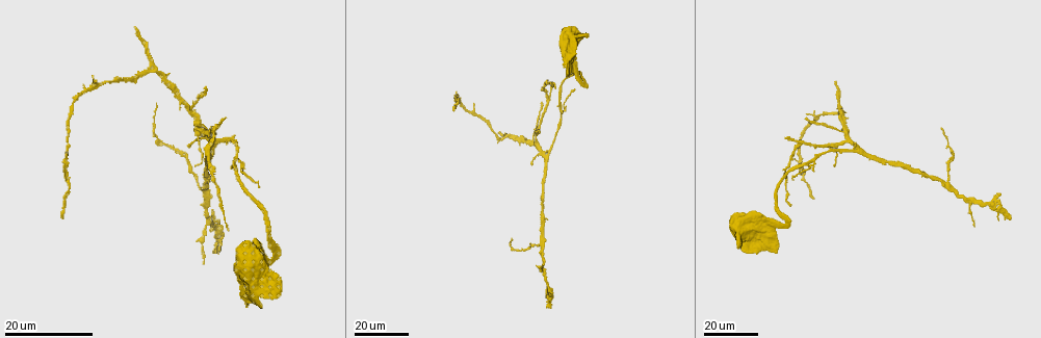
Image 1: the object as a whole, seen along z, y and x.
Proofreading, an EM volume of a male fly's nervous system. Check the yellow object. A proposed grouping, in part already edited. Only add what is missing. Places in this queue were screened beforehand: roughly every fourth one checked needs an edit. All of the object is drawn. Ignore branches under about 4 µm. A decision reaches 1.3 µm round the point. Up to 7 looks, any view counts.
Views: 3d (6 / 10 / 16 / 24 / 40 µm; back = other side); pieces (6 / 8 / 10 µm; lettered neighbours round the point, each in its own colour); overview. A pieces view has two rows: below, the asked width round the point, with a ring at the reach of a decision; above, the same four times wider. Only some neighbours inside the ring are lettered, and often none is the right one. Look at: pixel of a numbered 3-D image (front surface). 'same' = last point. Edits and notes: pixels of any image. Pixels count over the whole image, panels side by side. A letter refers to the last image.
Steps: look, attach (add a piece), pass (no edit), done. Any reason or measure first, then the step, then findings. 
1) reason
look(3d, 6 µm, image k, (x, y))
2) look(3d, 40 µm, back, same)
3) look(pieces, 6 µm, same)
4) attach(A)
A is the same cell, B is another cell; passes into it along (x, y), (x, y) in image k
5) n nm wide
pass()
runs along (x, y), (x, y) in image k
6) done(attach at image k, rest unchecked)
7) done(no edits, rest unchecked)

branch stops here
look(3d, 16 µm, image 1, (1001, 193))

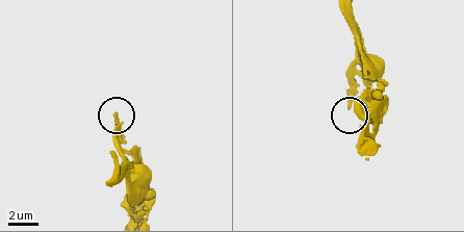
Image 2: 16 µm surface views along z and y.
what lies round it
look(pieces, 6 µm, image 2, (349, 107))

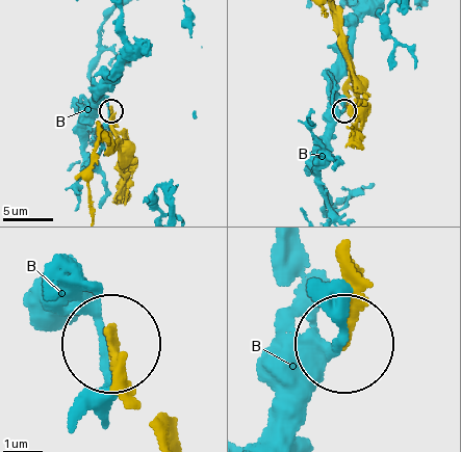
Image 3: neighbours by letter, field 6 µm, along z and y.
pass()
B is another cell; runs along (360, 292), (343, 339) in image 3; no lettered piece goes on from it

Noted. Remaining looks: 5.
tapers out
look(3d, 24 µm, image 1, (204, 265))

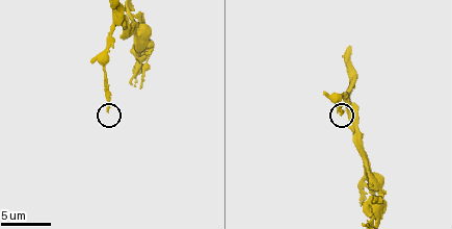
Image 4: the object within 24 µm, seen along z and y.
look(pieces, 8 µm, image 4, (108, 108))

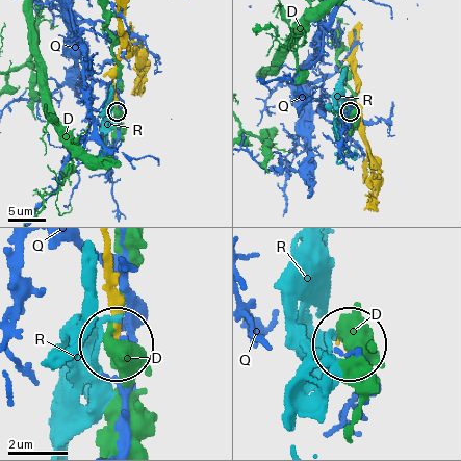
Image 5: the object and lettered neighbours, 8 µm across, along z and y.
pass()
D, Q and R are other cells; runs along (102, 250), (118, 343) in image 5; no lettered piece goes on from it

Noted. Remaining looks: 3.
thin end
look(3d, 24 µm, image 1, (943, 128))

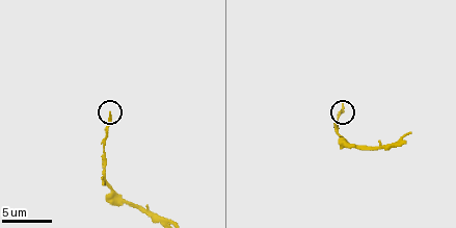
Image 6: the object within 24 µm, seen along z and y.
what lies round it
look(pieces, 6 µm, image 6, (341, 103))

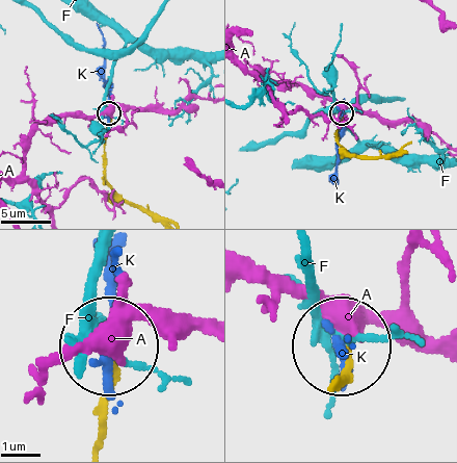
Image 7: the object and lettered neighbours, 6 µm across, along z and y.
160 nm wide
pass()
A, F and K are other cells; no lettered piece goes on from it

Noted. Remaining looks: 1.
done(no edits, rest unchecked)

